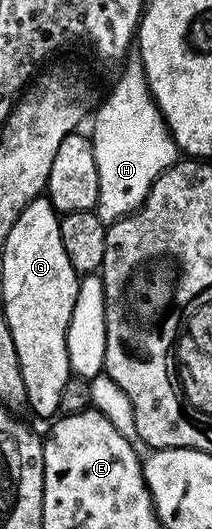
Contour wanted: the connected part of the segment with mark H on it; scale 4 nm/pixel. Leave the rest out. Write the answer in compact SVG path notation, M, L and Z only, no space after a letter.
M138 56L126 59L123 71L115 82L115 87L107 94L107 99L94 111L95 127L89 130L89 137L93 144L93 160L97 160L97 176L99 177L99 205L97 213L100 220L105 224L116 222L118 218L124 218L132 214L139 205L147 199L157 176L165 172L171 165L180 161L181 151L173 140L167 121L163 119L163 113L159 105L155 103L154 96L145 76L143 62Z

